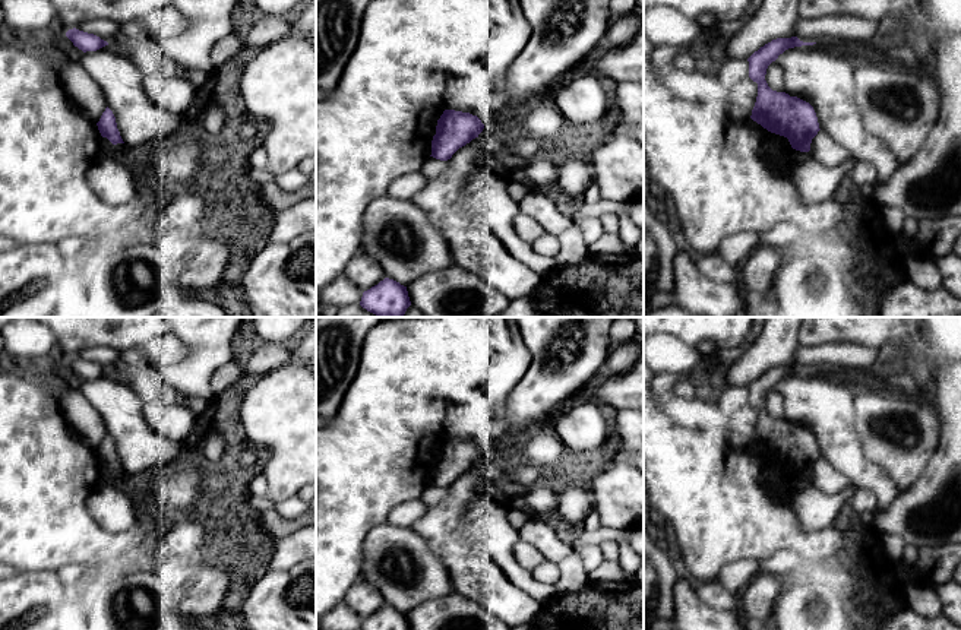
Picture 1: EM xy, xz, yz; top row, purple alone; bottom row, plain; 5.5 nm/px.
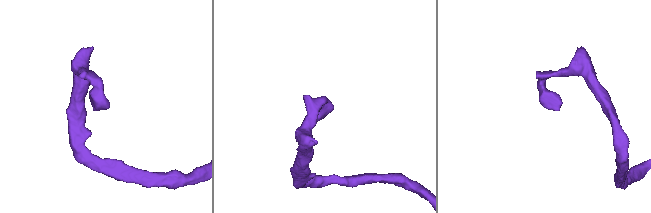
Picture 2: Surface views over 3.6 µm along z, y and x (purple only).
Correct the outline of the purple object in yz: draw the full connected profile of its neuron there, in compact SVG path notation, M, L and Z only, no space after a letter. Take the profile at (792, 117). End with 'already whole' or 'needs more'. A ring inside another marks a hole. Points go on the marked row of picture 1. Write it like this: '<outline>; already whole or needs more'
M797 37L777 38L761 47L749 58L749 77L758 83L758 96L750 118L771 133L788 139L793 149L809 152L812 139L818 134L819 123L813 107L785 92L772 91L766 80L768 66L788 48L813 45Z; already whole

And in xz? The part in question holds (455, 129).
M445 110L437 120L430 156L440 161L451 159L459 148L478 137L483 129L484 124L477 115L455 110Z; already whole

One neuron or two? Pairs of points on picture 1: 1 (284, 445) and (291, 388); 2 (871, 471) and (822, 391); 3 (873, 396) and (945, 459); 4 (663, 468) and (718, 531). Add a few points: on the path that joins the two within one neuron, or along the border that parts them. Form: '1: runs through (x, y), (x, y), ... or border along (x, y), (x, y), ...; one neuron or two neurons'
1: runs through (291, 430), (291, 402); one neuron
2: runs through (850, 452), (835, 437), (828, 411); one neuron
3: border along (941, 417), (938, 448), (917, 480); two neurons
4: runs through (663, 488), (663, 497), (685, 519), (698, 526); one neuron

